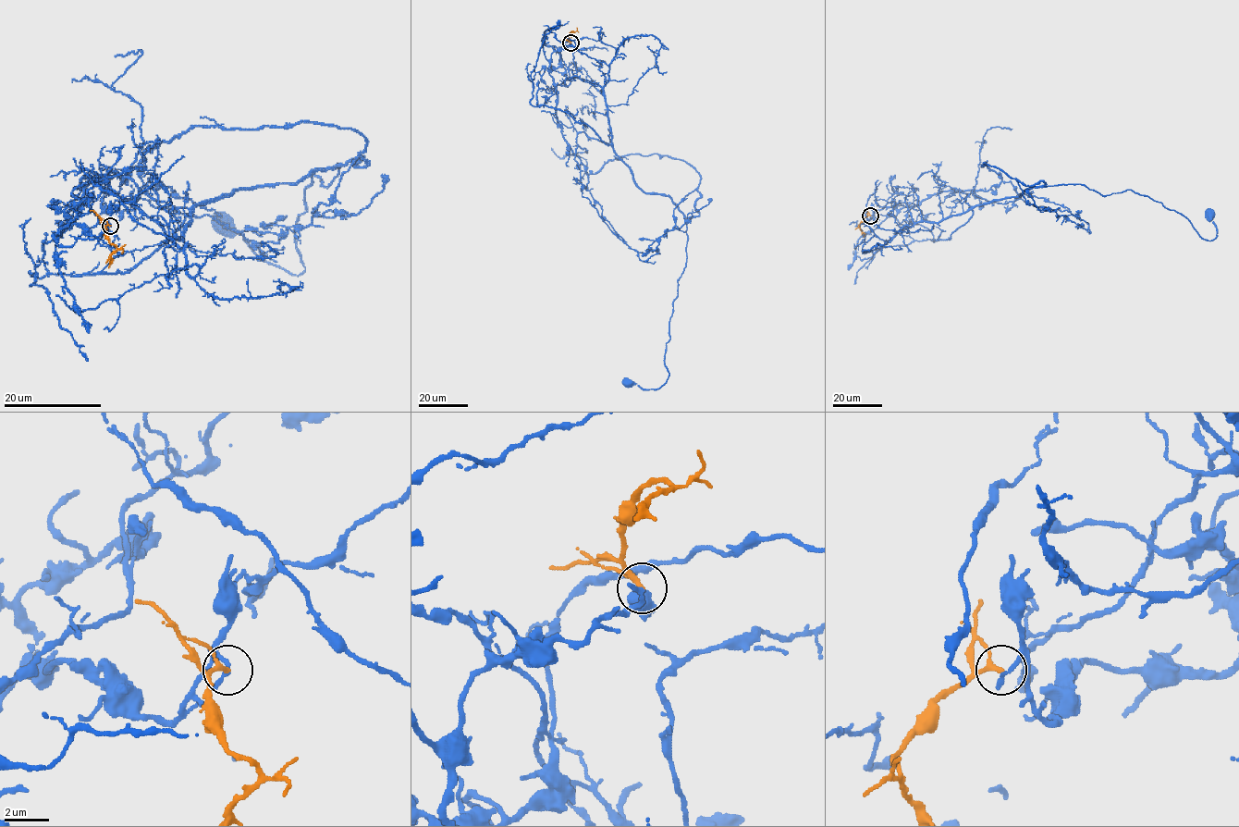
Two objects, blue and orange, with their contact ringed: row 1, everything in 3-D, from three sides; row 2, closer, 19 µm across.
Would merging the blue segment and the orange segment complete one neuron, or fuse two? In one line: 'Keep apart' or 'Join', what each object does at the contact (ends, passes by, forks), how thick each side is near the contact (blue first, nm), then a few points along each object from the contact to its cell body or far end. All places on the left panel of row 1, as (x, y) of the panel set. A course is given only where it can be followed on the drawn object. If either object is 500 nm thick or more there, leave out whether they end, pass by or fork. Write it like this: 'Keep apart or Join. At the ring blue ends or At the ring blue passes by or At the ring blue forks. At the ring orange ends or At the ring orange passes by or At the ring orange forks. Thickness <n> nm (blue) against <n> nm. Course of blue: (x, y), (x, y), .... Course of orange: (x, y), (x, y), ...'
Keep apart. At the ring blue ends. At the ring orange passes by. Thickness 240 nm (blue) against 180 nm. Course of blue: (110, 225), (67, 225), (84, 178), (116, 171), (188, 208), (340, 164), (306, 187), (301, 274), (219, 223). Course of orange: (110, 225), (106, 227), (106, 239), (116, 250), (111, 255), (108, 267)

